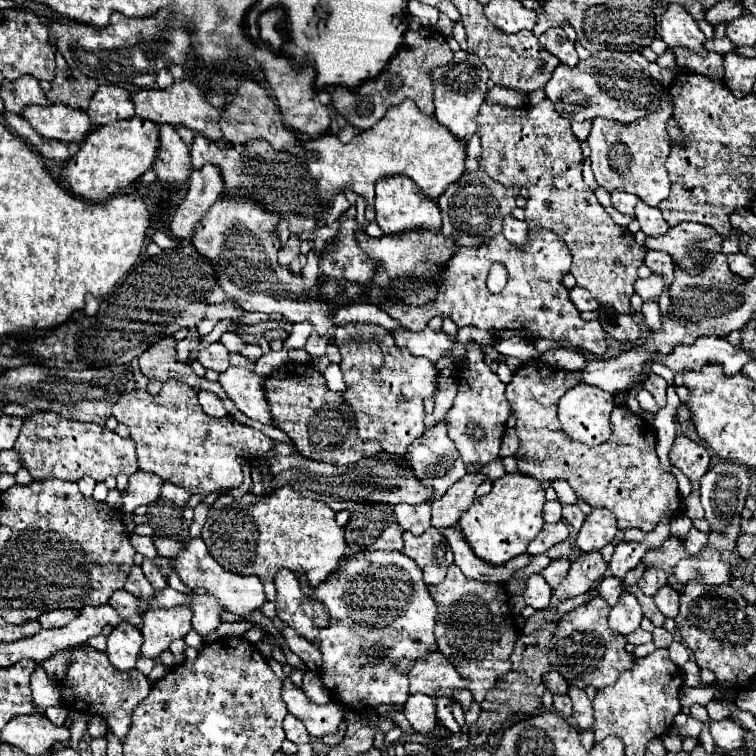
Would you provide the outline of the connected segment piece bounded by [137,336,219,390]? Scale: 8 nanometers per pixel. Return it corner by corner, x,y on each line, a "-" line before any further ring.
173,336
163,338
163,342
153,344
149,350
145,350
139,358
137,358
137,368
147,376
147,378
155,378
155,380
169,380
169,378
177,378
185,384
189,384
195,390
219,390
217,382
209,382
205,378
199,378
191,366
181,364
175,356
175,340

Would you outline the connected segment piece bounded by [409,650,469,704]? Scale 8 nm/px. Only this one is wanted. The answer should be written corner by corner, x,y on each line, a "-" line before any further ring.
439,650
427,652
425,660
417,660
417,664
411,666
409,682
409,692
433,694
433,700
439,698
437,694
443,694
451,700
451,704
455,702
453,692
463,690
469,684
469,680
465,680

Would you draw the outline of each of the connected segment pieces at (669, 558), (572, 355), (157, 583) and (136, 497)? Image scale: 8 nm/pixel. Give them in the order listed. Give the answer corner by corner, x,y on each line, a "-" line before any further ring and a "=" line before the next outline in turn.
669,536
665,538
663,546
657,548
657,550
649,550
643,558
641,558
641,564
645,568
659,568
663,570
667,576
669,576
669,584
675,588
675,590
681,590
683,584
675,580
675,574
673,574
673,568
677,566
679,560
685,560
685,558
693,558
693,554
689,554
683,546
683,540
677,538
677,536
=
557,348
557,350
547,350
543,354
539,354
539,360
545,364
553,364
555,368
567,368
567,370
581,370
585,368
585,358
583,354
575,352
575,350
565,350
565,348
=
143,560
141,568
143,568
143,574
147,576
147,580
151,582
151,586
153,586
155,590
163,590
163,588
167,586
167,580
163,578
161,568
159,568
159,566
155,566
155,562
153,562
153,560
=
137,470
129,476
127,490
121,492
121,502
125,512
133,512
141,504
151,504
155,498
159,498
161,478
153,472

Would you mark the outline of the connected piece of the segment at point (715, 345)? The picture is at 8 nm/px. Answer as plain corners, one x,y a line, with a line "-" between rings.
701,336
695,340
695,344
677,344
673,352
653,356
653,362
665,364
673,374
685,374
697,368
703,368
705,364
721,364
727,376
737,374
743,364
747,364
751,358
741,346
733,346
723,338
717,336

